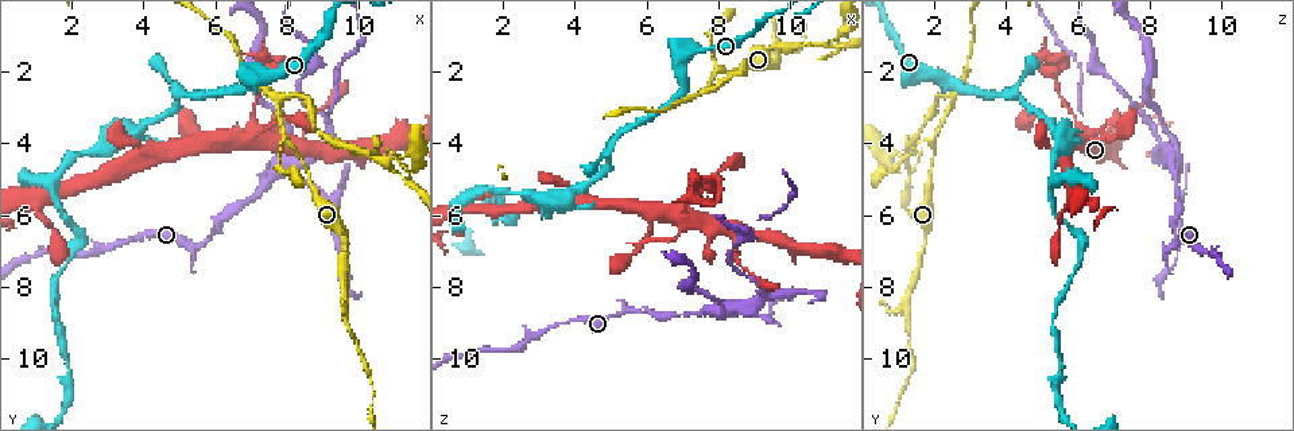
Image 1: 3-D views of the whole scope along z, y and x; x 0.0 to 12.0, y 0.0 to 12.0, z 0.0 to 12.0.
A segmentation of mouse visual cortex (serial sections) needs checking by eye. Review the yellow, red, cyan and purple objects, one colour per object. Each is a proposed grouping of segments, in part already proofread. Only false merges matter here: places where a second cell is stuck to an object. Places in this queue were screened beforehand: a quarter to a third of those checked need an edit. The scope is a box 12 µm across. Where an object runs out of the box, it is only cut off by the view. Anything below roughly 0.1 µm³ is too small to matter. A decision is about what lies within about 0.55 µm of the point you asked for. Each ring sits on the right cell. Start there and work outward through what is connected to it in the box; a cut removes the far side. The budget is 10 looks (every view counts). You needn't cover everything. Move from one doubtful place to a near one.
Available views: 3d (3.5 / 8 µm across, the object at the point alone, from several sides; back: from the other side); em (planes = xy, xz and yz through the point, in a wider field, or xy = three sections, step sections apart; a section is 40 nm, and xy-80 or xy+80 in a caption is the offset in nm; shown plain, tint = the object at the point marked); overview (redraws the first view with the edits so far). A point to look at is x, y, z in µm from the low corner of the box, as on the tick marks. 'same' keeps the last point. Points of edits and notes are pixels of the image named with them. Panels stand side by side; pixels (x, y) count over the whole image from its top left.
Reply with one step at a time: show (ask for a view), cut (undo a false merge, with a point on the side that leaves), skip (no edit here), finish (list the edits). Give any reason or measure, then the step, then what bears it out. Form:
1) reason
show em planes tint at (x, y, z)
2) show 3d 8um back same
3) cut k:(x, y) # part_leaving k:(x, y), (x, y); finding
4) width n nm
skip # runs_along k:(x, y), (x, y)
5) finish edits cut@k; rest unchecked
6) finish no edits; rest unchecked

a narrow waist
show 3d 3.5um at (3.5, 6.6, 9.1)

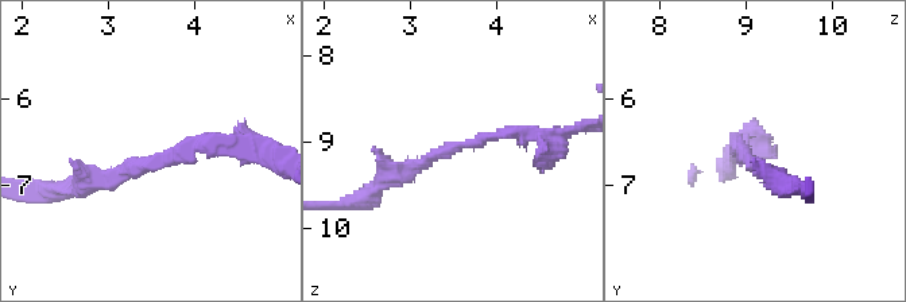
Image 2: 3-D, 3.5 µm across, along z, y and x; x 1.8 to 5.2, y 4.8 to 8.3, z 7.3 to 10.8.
arm_widths 150, 250 nm
show em xy step 1 tint at (3.60, 6.70, 9.05)

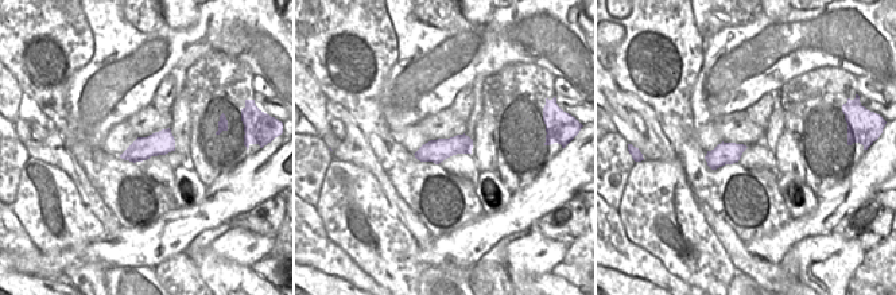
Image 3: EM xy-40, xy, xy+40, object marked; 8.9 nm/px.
width 200 nm
skip # runs_along 2:(550, 143), (484, 136), (384, 182); continuous, no second cell

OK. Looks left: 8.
small branch off a trunk
show 3d 8um at (8.2, 4.5, 8.6)

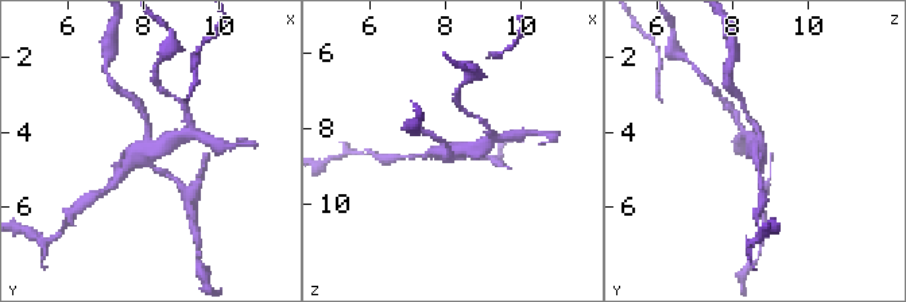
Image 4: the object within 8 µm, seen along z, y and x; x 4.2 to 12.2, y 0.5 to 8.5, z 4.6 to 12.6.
show 3d 3.5um at (8.2, 4.5, 8.6)

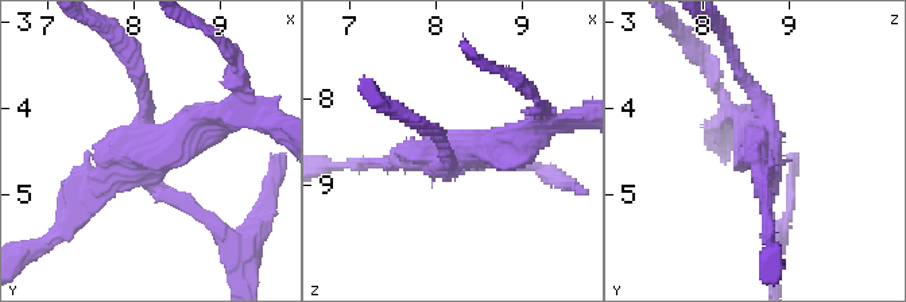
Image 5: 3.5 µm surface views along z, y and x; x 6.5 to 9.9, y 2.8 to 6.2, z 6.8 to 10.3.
arm_widths 150, 150, 150, 350 nm
cut 5:(135, 77) # part_leaving 5:(144, 120), (136, 66), (112, 38); a second cell is stuck on

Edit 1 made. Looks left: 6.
show overview

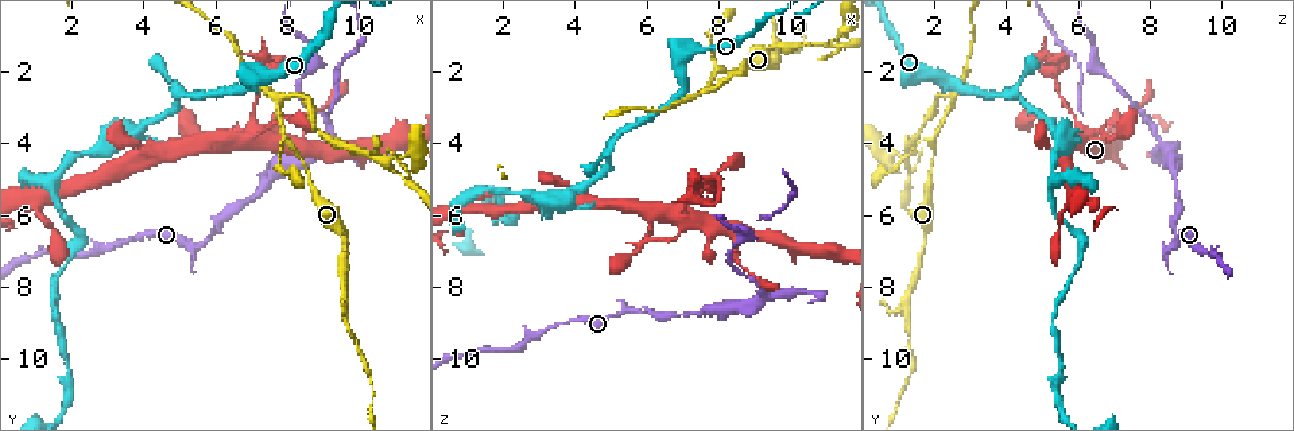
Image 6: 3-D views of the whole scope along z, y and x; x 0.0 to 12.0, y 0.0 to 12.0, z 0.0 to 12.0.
branch point
show 3d 3.5um back at (7.7, 2.8, 2.5)

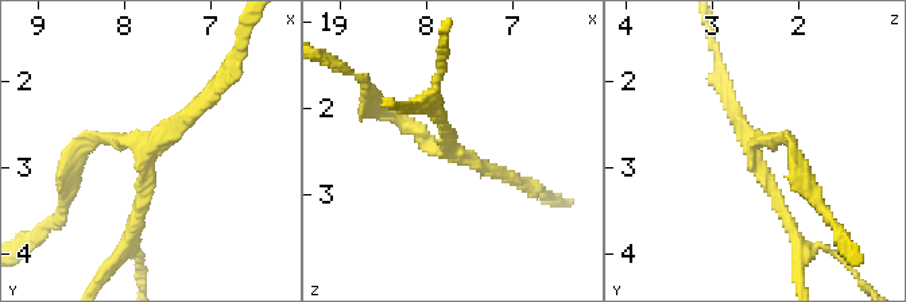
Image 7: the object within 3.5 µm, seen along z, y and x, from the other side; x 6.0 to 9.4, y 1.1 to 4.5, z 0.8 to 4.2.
arms 3; arm_widths 150, 150, 150 nm
show em xy step 3 tint at (7.75, 2.85, 2.55)

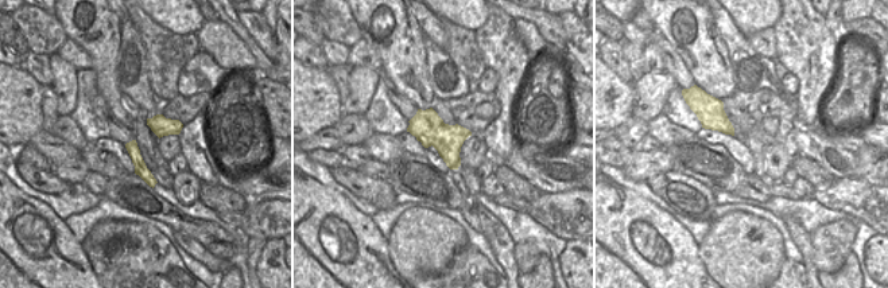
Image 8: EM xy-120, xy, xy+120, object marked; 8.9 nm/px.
show em xy step 5 tint same

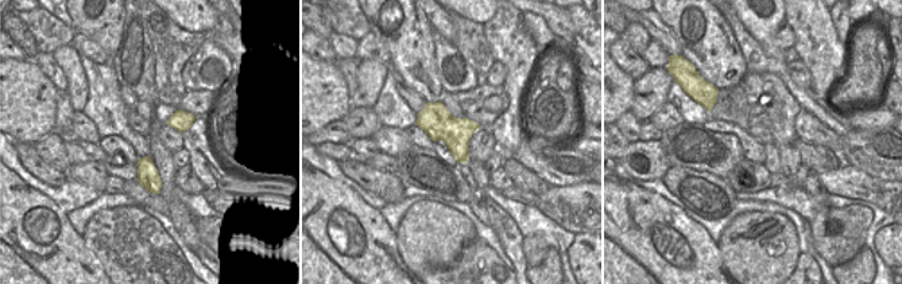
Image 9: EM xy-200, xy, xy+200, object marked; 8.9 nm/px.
width 280 nm
skip # runs_along 7:(130, 229), (142, 147), (92, 139), (76, 155); one cell here

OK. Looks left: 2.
side arm on a straight run
show 3d 3.5um back at (10.8, 4.5, 1.2)

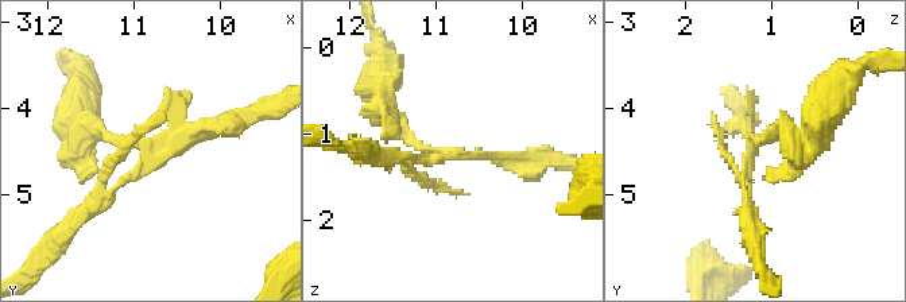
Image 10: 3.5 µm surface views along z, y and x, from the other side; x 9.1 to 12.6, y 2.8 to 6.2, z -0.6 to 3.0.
shape alone is not enough
show em planes tint at (10.80, 4.60, 1.25)

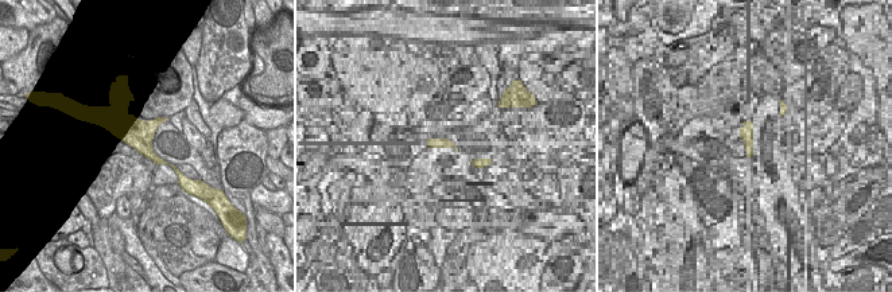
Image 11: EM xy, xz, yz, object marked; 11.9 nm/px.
cut 10:(766, 136) # part_leaving 10:(442, 153), (409, 139), (380, 84); a second cell is stuck on

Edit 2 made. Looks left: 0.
finish edits cut@5, cut@10; rest unchecked

